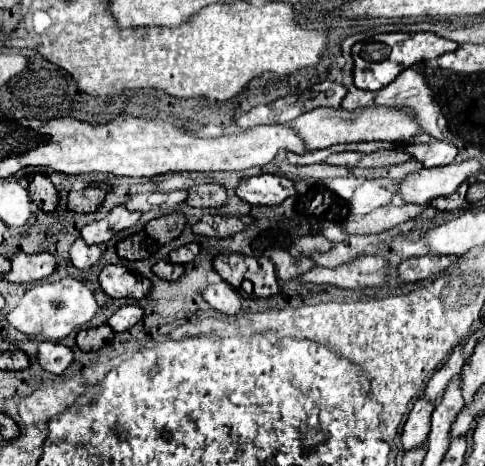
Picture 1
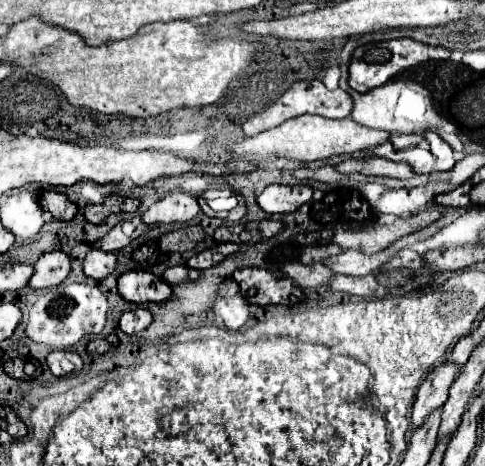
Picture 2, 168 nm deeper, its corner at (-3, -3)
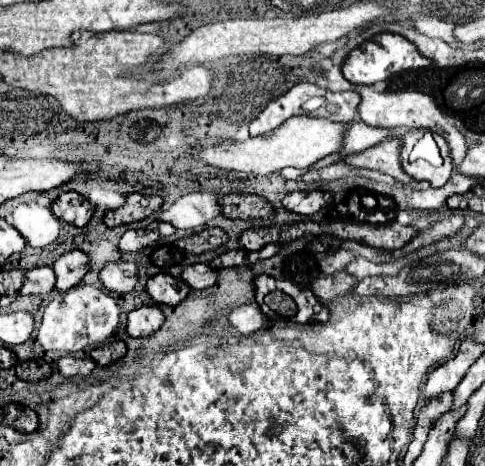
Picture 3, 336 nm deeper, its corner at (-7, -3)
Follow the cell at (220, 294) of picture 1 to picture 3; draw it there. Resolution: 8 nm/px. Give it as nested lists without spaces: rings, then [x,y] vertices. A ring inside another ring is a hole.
[[[248,303],[242,307],[236,307],[230,313],[230,323],[242,333],[242,335],[252,335],[262,329],[264,325],[264,313],[260,311],[258,303]]]

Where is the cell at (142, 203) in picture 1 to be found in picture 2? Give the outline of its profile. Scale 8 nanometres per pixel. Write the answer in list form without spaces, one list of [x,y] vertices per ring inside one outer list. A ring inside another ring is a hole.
[[[172,193],[142,213],[144,223],[184,223],[200,211],[198,201],[186,193]]]

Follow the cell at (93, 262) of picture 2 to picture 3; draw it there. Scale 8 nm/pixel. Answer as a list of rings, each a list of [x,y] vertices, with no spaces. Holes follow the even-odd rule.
[[[128,261],[108,263],[100,273],[100,281],[108,291],[130,293],[138,283],[138,267],[136,263],[128,263]]]

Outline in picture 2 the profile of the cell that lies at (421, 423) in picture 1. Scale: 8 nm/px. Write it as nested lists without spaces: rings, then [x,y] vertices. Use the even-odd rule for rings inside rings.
[[[442,363],[440,367],[436,367],[426,381],[420,385],[418,393],[416,393],[416,403],[412,407],[412,427],[422,427],[424,419],[440,409],[446,399],[448,399],[448,389],[454,383],[454,377],[458,375],[458,367],[452,363]]]

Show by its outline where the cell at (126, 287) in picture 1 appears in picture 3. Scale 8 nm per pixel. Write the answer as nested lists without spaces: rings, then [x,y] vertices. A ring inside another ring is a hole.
[[[162,273],[162,275],[156,275],[156,277],[148,279],[146,291],[158,305],[160,303],[176,305],[182,299],[186,299],[192,289],[182,279],[176,279],[176,277],[170,277],[170,275]]]

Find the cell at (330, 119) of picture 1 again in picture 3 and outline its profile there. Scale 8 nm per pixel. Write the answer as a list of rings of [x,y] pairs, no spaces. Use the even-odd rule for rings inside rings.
[[[292,117],[276,131],[270,131],[260,137],[250,137],[242,143],[226,141],[222,145],[206,147],[200,151],[200,159],[206,165],[226,169],[226,171],[242,171],[242,173],[256,173],[256,175],[270,175],[284,167],[298,167],[308,169],[318,159],[340,151],[342,137],[344,137],[344,123],[332,123],[328,119],[318,117]]]

